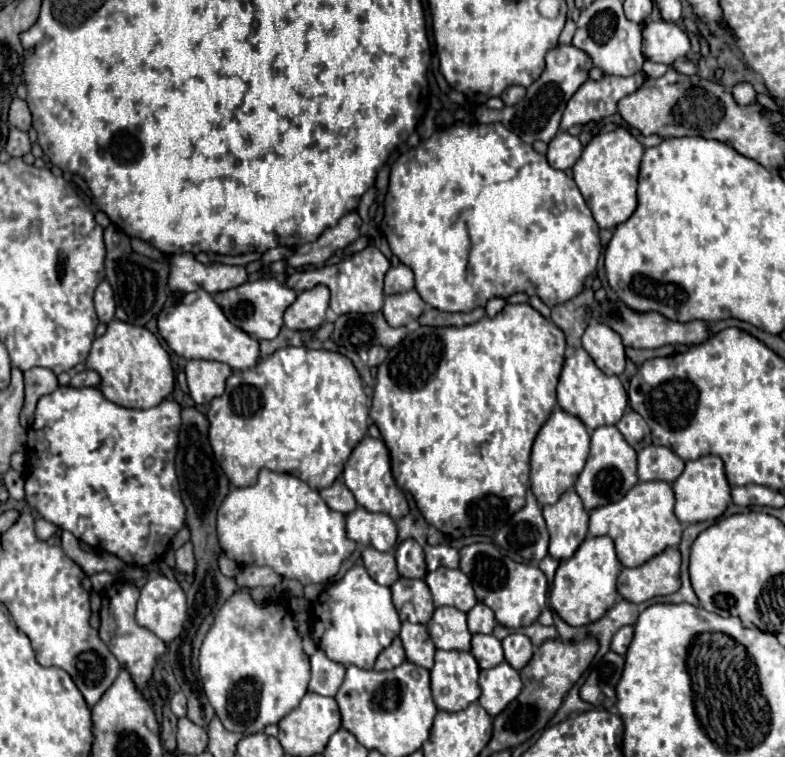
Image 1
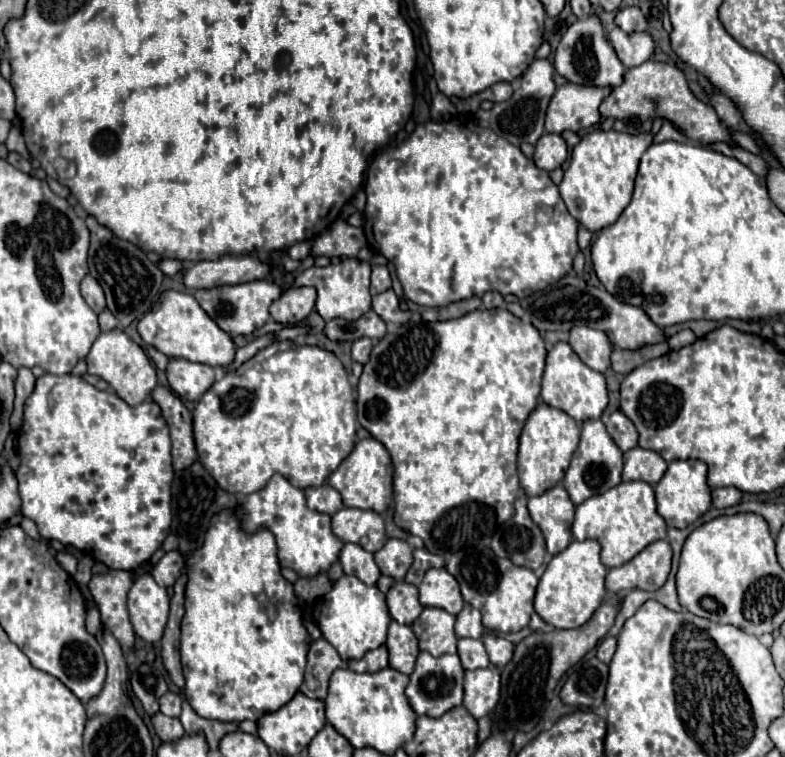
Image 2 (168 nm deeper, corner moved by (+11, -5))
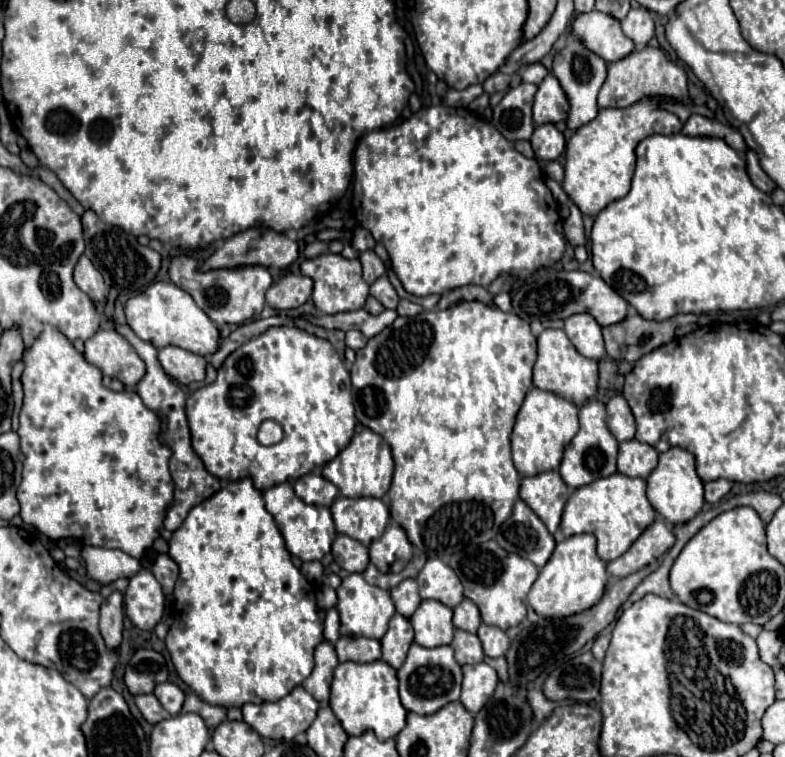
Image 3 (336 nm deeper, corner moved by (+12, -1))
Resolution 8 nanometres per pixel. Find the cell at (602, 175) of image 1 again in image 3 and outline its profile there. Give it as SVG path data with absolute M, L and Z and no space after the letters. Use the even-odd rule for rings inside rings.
M644 98L628 108L606 108L598 116L580 126L566 144L566 164L562 188L568 198L586 216L596 216L608 204L624 198L630 190L636 164L636 146L652 134L678 134L682 122L668 110L658 108L656 98Z

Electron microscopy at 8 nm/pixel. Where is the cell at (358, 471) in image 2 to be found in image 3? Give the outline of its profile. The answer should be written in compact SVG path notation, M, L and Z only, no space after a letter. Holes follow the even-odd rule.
M364 428L362 432L358 432L348 448L344 448L332 462L328 462L322 468L322 476L328 478L332 484L338 486L340 494L346 498L382 498L392 484L392 472L394 472L394 462L392 462L392 454L390 454L390 446L384 442L384 438L380 438L380 434Z

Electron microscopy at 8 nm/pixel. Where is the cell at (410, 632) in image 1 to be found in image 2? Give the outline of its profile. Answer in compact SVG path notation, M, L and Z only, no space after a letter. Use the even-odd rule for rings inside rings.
M391 622L389 626L389 636L387 636L387 650L389 650L389 666L403 672L411 674L415 660L419 656L419 646L417 638L411 630L411 626Z

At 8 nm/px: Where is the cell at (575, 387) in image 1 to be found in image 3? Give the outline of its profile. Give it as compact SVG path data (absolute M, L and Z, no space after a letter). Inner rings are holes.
M544 330L538 336L538 360L534 364L534 386L558 394L576 406L582 406L596 394L598 362L578 354L572 342L568 340L568 336L564 334L564 330Z

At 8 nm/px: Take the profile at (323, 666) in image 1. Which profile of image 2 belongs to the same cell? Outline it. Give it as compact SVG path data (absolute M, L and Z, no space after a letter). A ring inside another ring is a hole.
M315 640L309 648L309 660L305 668L305 680L301 684L301 692L309 698L323 700L327 696L329 676L335 668L341 668L343 660L337 650L327 640Z

